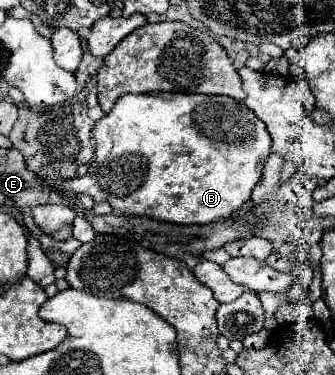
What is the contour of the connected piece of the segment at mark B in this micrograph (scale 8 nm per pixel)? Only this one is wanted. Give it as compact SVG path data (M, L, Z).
M144 93L144 95L122 95L116 105L112 107L112 111L108 115L104 115L94 131L92 137L96 141L96 155L94 161L90 163L90 169L84 177L72 179L70 183L62 183L58 189L66 191L66 195L80 195L80 193L88 193L96 203L100 199L108 201L114 207L114 213L120 211L124 215L148 215L152 219L160 219L160 221L168 221L168 223L178 223L178 225L204 225L204 223L214 223L218 219L230 217L234 215L252 195L254 185L260 181L262 177L262 167L266 157L270 155L270 133L266 131L266 125L244 105L244 101L236 101L230 97L220 97L220 95L196 95L196 93Z

